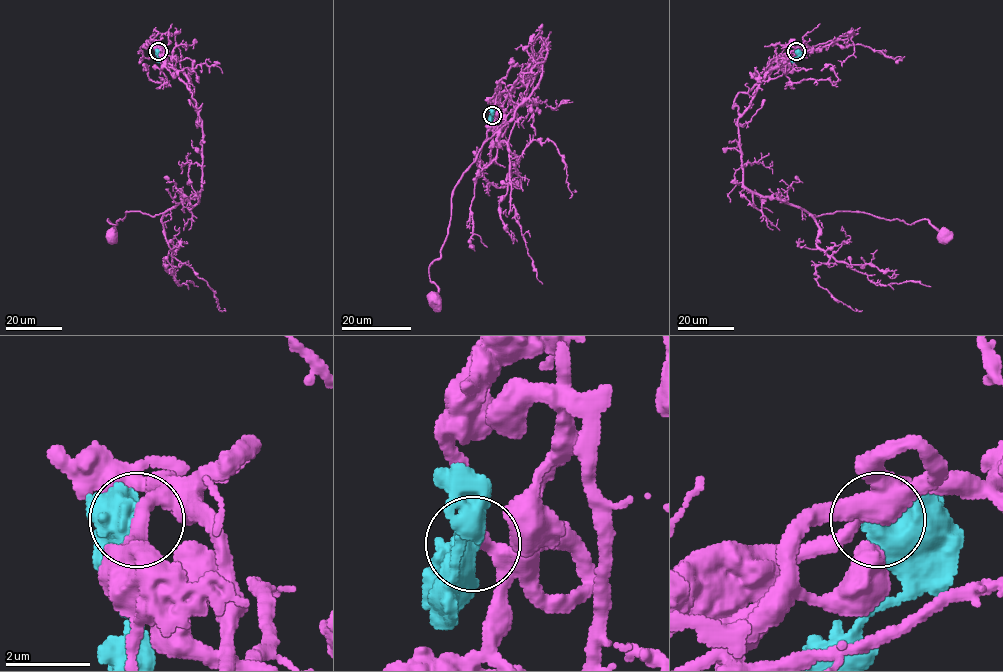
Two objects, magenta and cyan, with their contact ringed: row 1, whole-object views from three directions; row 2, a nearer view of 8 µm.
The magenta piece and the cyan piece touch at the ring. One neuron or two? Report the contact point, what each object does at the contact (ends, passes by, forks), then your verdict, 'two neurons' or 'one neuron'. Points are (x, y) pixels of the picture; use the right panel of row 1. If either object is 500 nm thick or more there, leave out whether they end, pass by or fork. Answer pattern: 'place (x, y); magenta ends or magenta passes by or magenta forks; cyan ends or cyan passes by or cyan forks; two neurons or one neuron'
place (796, 51); one neuron

